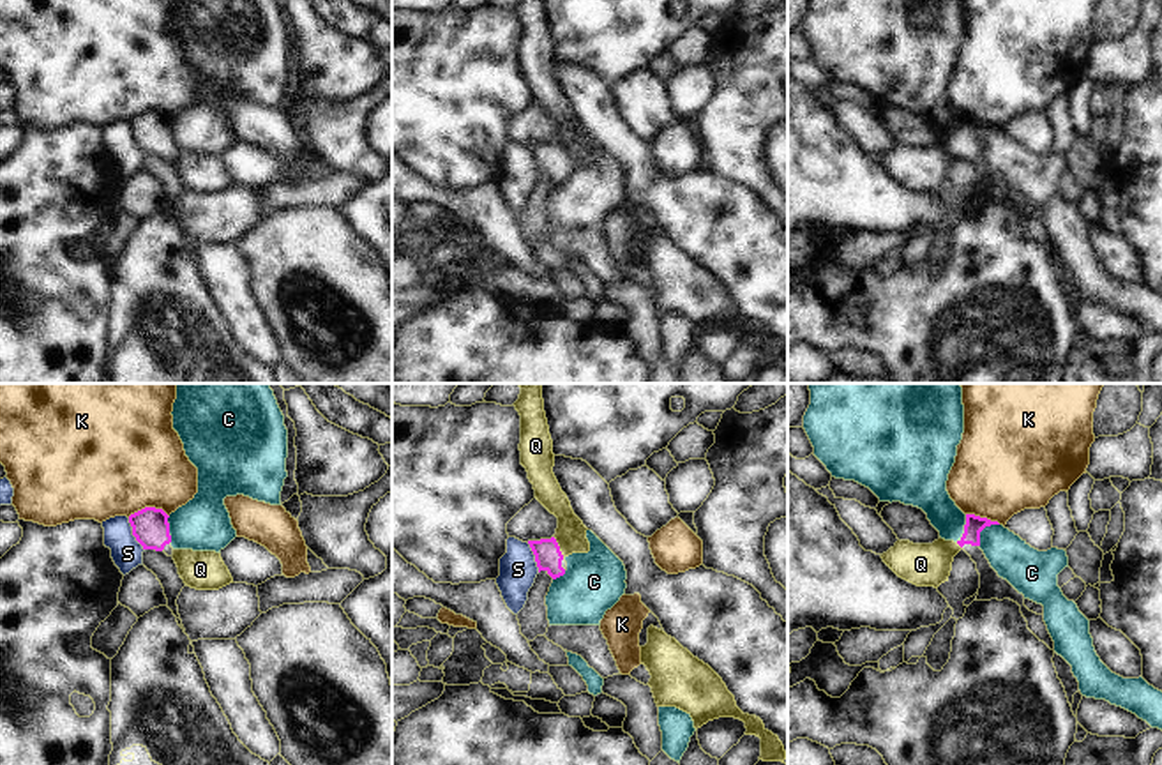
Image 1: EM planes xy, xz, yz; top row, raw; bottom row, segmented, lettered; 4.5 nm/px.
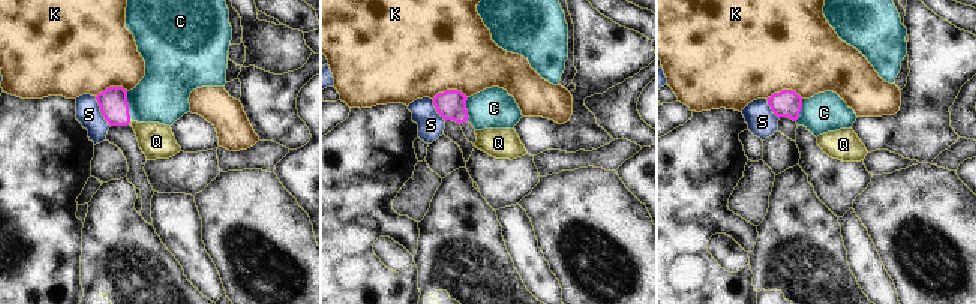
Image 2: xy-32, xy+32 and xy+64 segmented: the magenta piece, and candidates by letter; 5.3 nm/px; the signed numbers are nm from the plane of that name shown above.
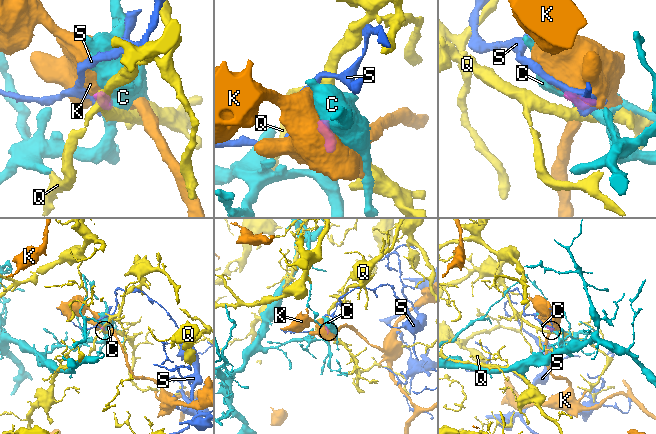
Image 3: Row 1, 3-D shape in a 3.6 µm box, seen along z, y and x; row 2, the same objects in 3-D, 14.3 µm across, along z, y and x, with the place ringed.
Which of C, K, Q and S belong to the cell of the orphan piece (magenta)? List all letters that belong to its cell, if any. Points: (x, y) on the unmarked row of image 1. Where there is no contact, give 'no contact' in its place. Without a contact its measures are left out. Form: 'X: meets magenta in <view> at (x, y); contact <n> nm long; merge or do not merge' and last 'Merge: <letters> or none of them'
C: meets magenta in yz at (982, 133); contact 140 nm long; do not merge
K: meets magenta in xy at (147, 112); contact 190 nm long; do not merge
Q: meets magenta in xz at (558, 152); contact 110 nm long; do not merge
S: meets magenta in xy at (133, 138); contact 170 nm long; do not merge
Merge: none of them

